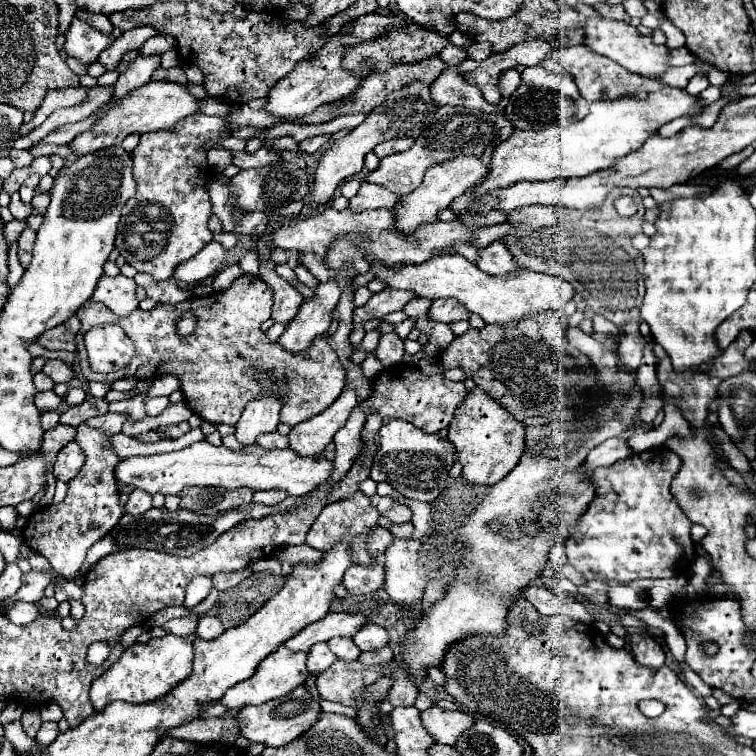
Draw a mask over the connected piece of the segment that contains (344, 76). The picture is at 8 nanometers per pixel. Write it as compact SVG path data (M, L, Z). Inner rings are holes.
M341 34L333 36L319 52L315 52L309 60L301 60L291 74L287 74L281 82L277 82L269 96L267 96L267 106L265 110L277 116L279 120L295 120L303 118L305 114L311 114L317 106L327 104L327 102L337 102L345 96L349 96L357 86L361 84L361 78L355 78L347 70L343 70L341 60L343 60L343 50L345 46L341 44Z

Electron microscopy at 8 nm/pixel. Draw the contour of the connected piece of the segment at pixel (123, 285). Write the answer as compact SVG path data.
M103 276L91 300L103 302L109 310L113 310L119 316L127 316L139 306L139 300L135 296L135 282L133 278L125 276L115 276L115 278Z

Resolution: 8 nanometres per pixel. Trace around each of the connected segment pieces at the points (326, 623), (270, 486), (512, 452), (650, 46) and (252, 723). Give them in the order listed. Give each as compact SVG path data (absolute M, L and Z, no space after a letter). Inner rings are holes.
M327 612L325 618L321 618L319 622L313 622L305 630L301 630L301 634L289 638L285 646L293 652L299 652L299 650L307 652L317 642L327 642L329 638L335 638L335 636L355 636L367 622L369 618L365 618L359 612L357 614Z
M197 442L191 444L183 450L177 452L169 452L169 454L155 454L155 456L133 456L133 458L125 458L117 464L115 468L115 478L123 484L133 484L135 488L141 488L149 494L161 492L161 494L179 494L185 486L219 486L225 490L235 490L235 488L253 488L253 490L287 490L287 494L291 496L305 496L309 492L313 492L319 484L329 480L329 474L333 472L333 464L323 456L309 456L309 458L301 458L299 454L293 454L293 450L285 448L285 450L265 450L257 444L247 446L239 452L233 452L225 446L213 446L209 442Z
M475 388L457 408L453 422L449 424L449 440L457 448L457 458L463 464L463 478L473 484L491 486L505 478L519 462L525 446L525 426L497 406L483 390Z
M587 18L585 26L585 46L589 46L593 52L607 56L615 62L619 62L621 66L625 66L631 72L637 74L655 74L667 68L669 62L669 54L667 54L667 46L657 46L653 44L651 36L643 36L637 32L635 26L621 22L621 20L613 20L613 18Z
M299 686L297 690L289 692L283 698L277 698L277 700L259 704L259 706L245 706L237 714L237 720L241 724L243 736L249 742L263 742L267 746L287 746L295 738L301 738L313 726L313 722L319 720L321 712L323 712L321 698L309 694L303 686Z

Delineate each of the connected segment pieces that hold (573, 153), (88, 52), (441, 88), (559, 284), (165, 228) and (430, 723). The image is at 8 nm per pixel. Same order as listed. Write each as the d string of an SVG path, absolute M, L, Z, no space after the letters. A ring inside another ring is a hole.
M665 86L665 88L657 90L657 92L649 92L645 102L637 100L635 96L621 96L617 100L601 100L601 102L591 104L589 114L583 120L574 122L574 116L572 116L573 119L565 118L565 120L561 120L557 124L551 124L551 126L545 126L541 130L521 130L521 132L515 130L509 140L505 140L503 144L499 144L493 150L491 174L485 178L485 182L481 182L473 192L469 190L465 196L459 196L449 208L457 216L463 210L473 210L477 214L487 214L497 204L497 200L493 196L487 196L487 192L491 192L495 188L505 188L505 186L511 186L513 182L519 182L519 180L537 182L537 180L555 180L555 178L579 178L579 176L593 174L597 170L605 170L617 158L637 150L647 140L647 134L655 132L659 126L663 126L663 124L667 124L667 122L671 122L675 118L697 116L697 114L701 114L701 108L697 106L697 96L691 96L683 88Z
M73 18L69 32L65 34L65 52L73 58L77 58L81 64L89 66L97 62L99 54L115 42L113 34L103 34L99 30L89 28L87 22L81 22L79 18Z
M449 66L437 82L431 84L431 98L437 106L463 106L471 110L481 110L489 114L499 114L501 110L493 104L489 104L483 94L477 90L477 86L471 86L463 80L461 72L457 72L455 66Z
M461 254L433 256L425 264L411 264L401 268L399 272L393 272L389 266L377 262L371 264L371 268L375 270L377 278L389 282L389 288L411 290L417 296L431 300L455 298L461 304L465 304L467 310L479 314L485 320L485 324L499 324L505 330L515 328L523 316L541 314L545 310L559 310L575 296L573 286L559 276L549 276L527 268L517 268L517 272L503 276L491 276L481 272L473 262L469 262Z
M193 114L183 118L169 130L157 130L153 134L141 134L139 146L133 150L133 176L137 180L137 194L125 204L115 246L119 254L137 268L139 272L151 274L155 280L167 280L173 274L173 266L193 258L201 252L211 240L213 234L207 228L207 220L211 216L211 202L207 192L207 182L213 180L215 172L207 164L207 142L219 142L229 136L227 120L219 116Z
M437 706L425 710L421 714L421 720L423 726L429 730L429 734L437 738L439 744L449 744L449 746L453 746L459 740L459 736L475 724L473 716L467 712L441 710Z

